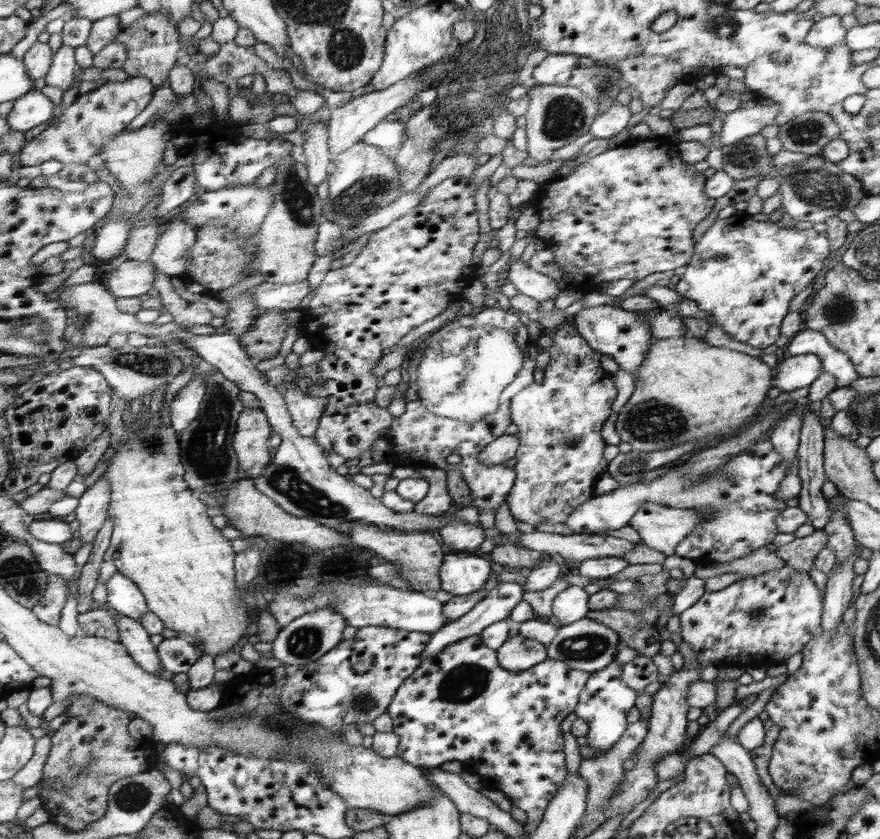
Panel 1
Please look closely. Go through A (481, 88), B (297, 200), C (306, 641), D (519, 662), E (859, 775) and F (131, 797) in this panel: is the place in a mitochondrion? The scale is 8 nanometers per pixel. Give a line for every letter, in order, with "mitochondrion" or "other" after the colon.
A: mitochondrion
B: mitochondrion
C: mitochondrion
D: other
E: other
F: mitochondrion

